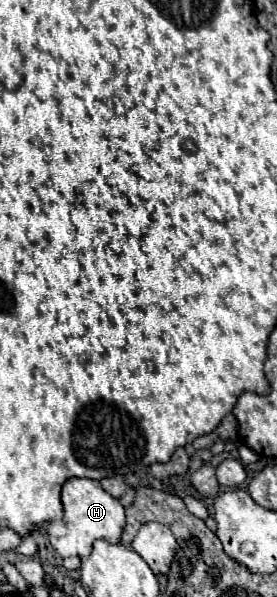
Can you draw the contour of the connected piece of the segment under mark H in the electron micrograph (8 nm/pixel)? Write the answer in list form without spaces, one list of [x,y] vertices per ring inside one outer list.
[[[79,477],[69,479],[63,485],[61,501],[63,501],[65,515],[61,521],[49,523],[47,539],[63,559],[71,557],[71,555],[79,555],[81,559],[89,557],[91,545],[95,539],[105,539],[109,543],[121,541],[121,531],[125,527],[125,509],[119,503],[119,499],[115,499],[107,491],[103,491],[99,481],[79,479]]]

